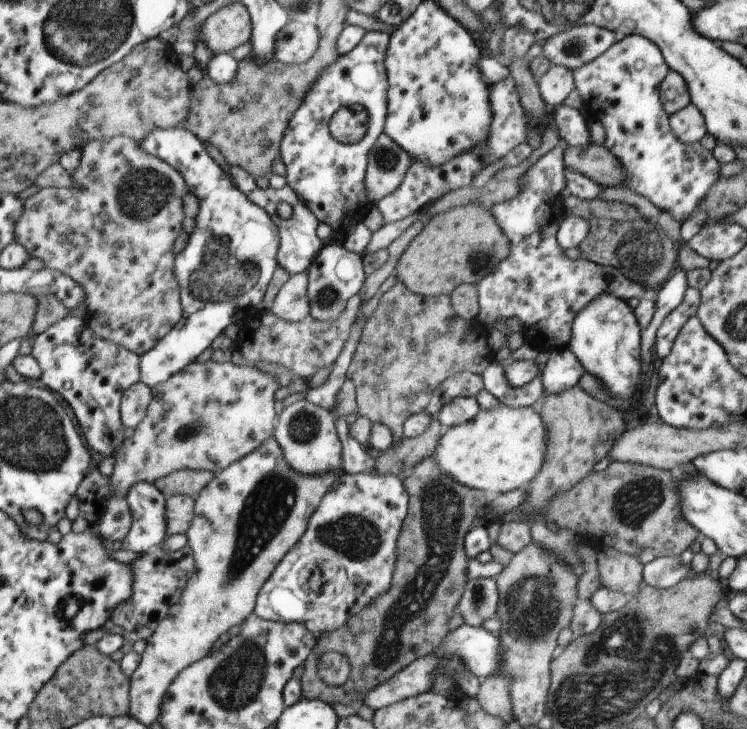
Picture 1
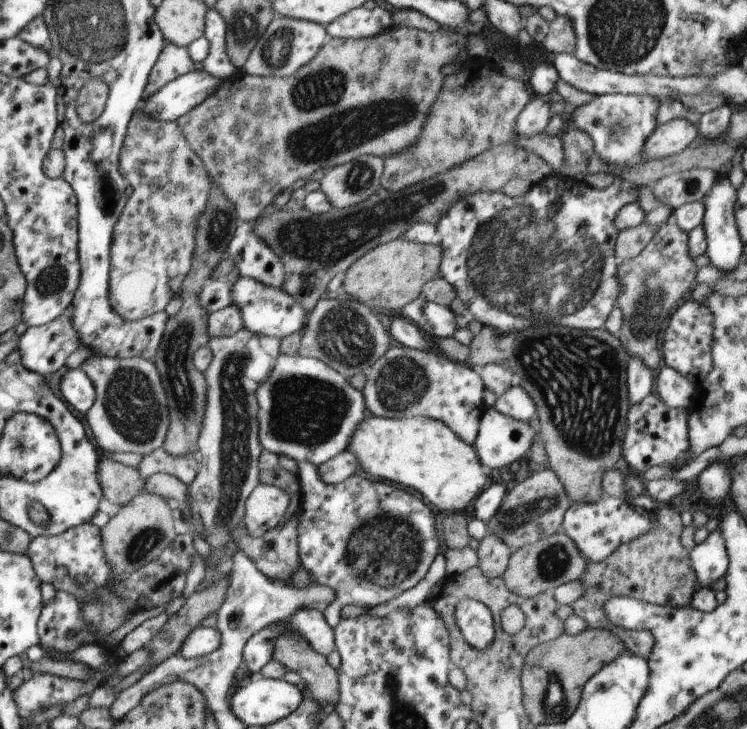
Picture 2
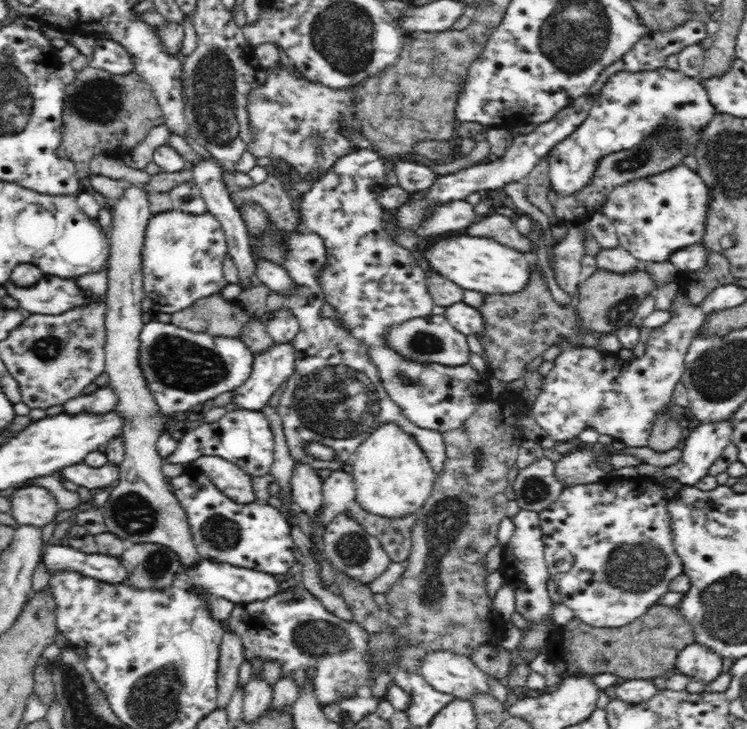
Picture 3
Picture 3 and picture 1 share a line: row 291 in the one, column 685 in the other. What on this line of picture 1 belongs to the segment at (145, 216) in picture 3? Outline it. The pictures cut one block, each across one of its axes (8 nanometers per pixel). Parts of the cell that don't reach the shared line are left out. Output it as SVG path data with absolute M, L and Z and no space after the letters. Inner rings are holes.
M692 103L669 115L672 132L684 144L699 142L706 132L706 123L700 110Z

